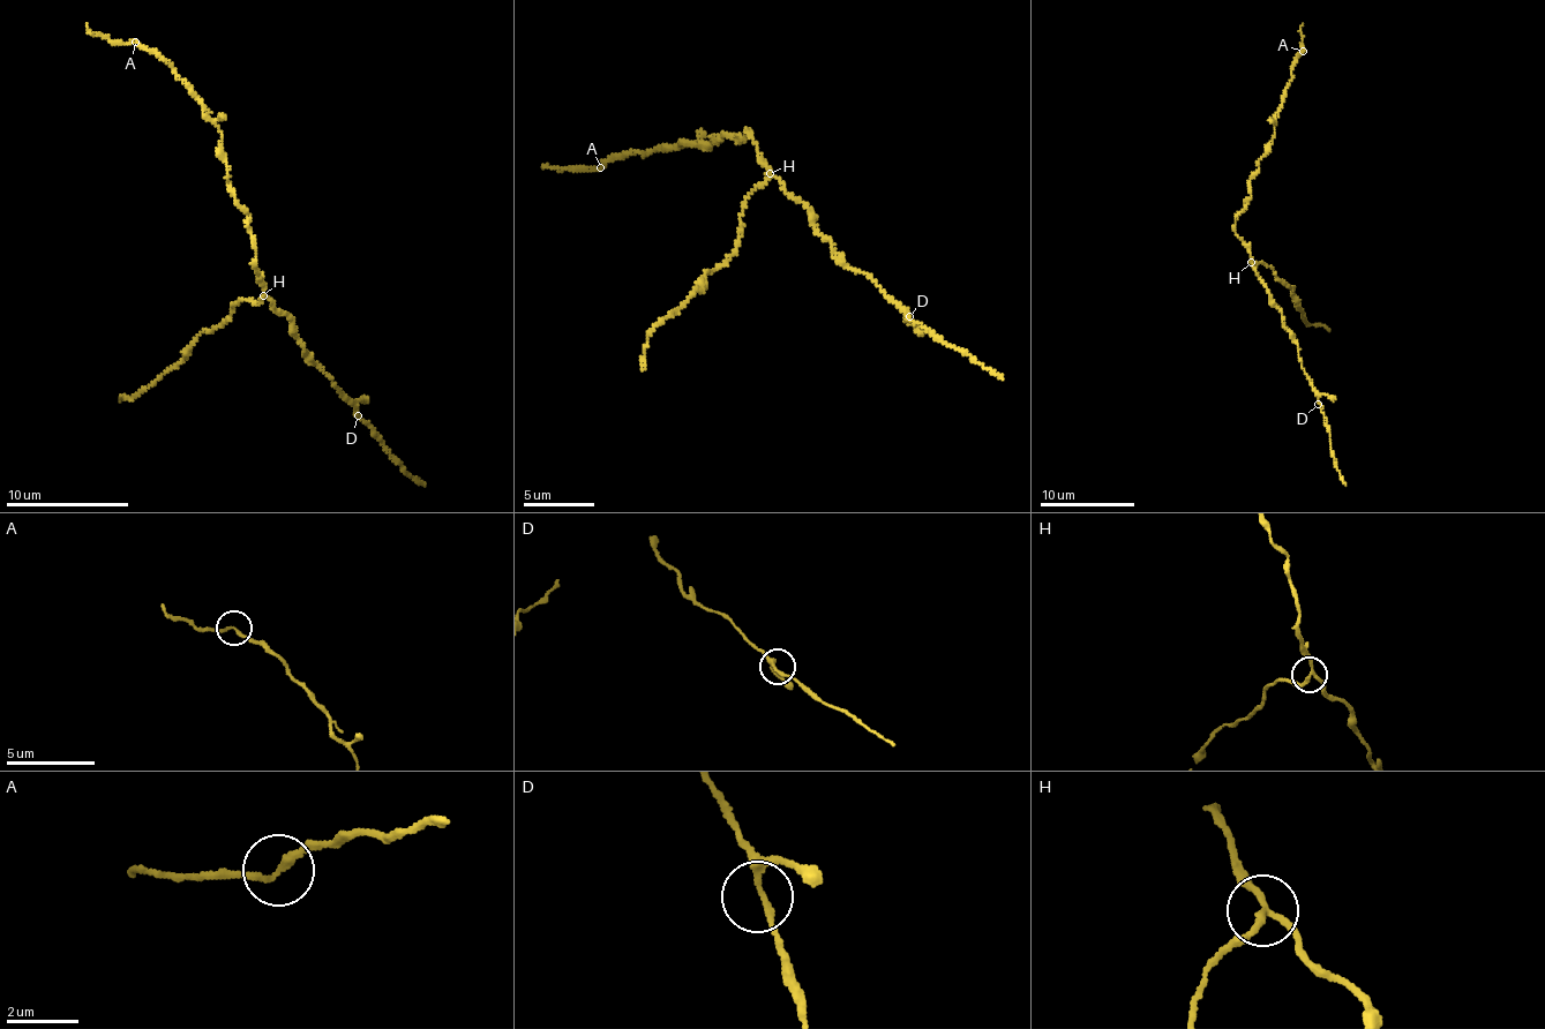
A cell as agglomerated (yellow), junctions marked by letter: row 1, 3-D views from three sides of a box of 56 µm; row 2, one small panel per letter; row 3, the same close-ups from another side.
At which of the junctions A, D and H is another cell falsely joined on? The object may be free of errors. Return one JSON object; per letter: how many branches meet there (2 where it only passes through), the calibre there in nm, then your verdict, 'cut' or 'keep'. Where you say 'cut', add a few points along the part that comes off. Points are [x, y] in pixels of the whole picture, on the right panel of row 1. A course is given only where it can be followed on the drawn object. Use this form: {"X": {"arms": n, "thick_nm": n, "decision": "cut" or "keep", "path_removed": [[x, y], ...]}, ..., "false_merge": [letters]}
{"A": {"arms": 2, "thick_nm": 180, "decision": "keep"}, "D": {"arms": 3, "thick_nm": 160, "decision": "keep"}, "H": {"arms": 3, "thick_nm": 150, "decision": "cut", "path_removed": [[1250, 261], [1269, 267], [1292, 287], [1292, 301], [1303, 312], [1303, 320], [1329, 331]]}, "false_merge": ["H"]}

